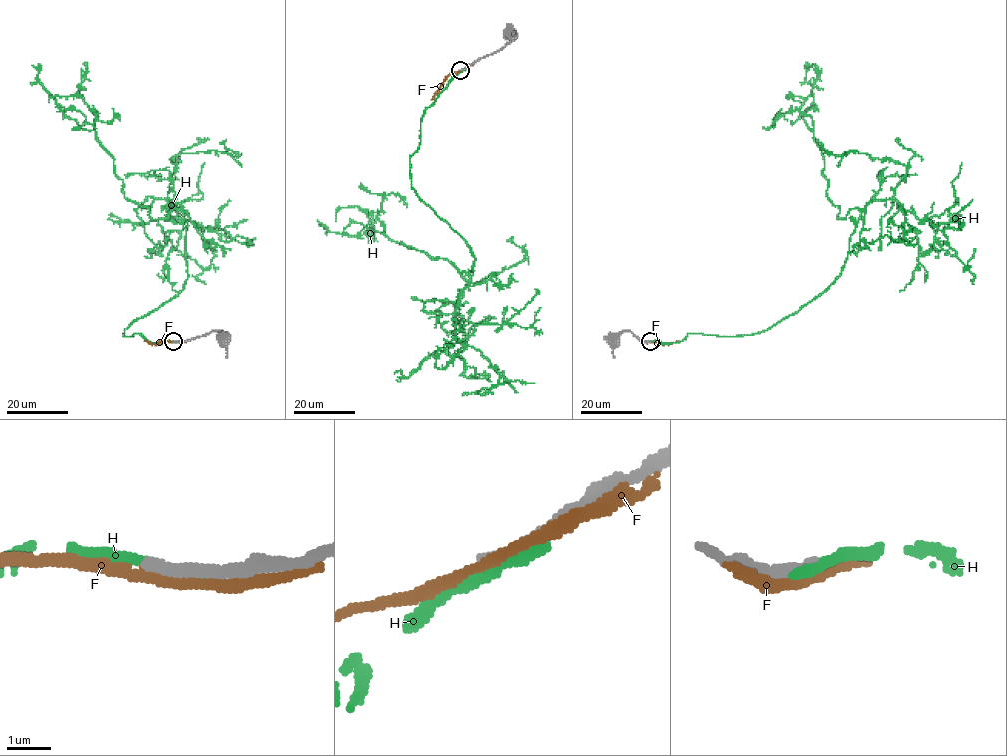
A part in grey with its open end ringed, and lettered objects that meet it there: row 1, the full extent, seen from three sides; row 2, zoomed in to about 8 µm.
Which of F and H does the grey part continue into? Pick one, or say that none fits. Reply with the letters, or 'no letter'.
no letter

